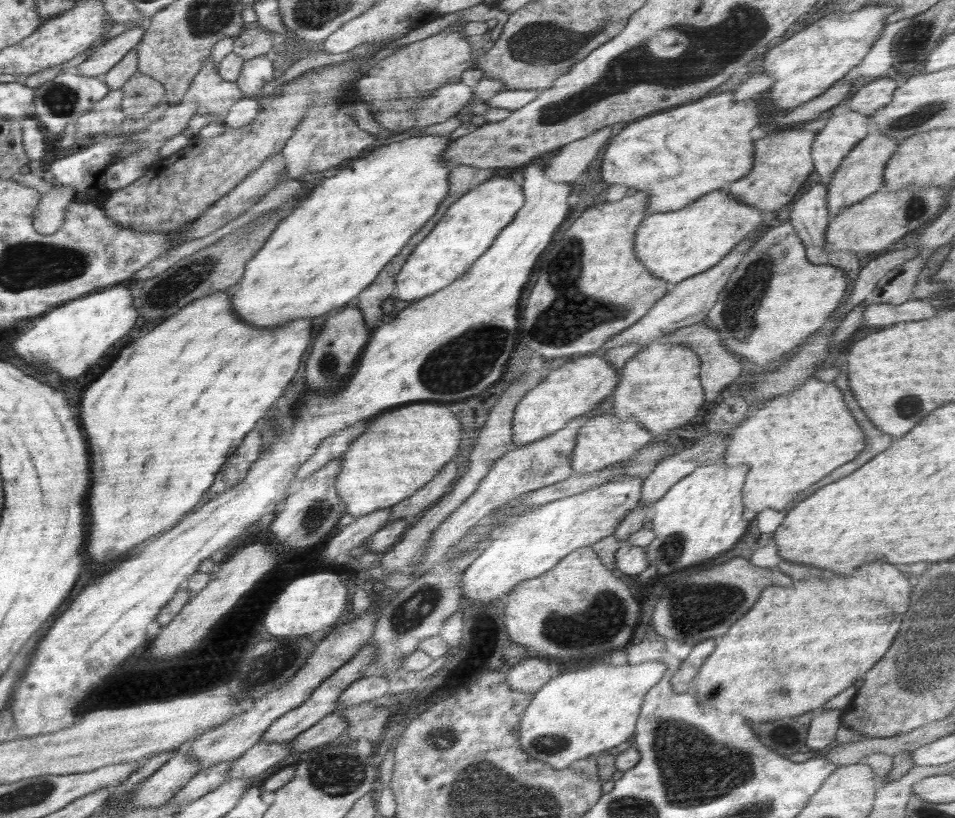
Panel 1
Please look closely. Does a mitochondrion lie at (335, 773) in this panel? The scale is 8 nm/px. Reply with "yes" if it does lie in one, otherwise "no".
yes

